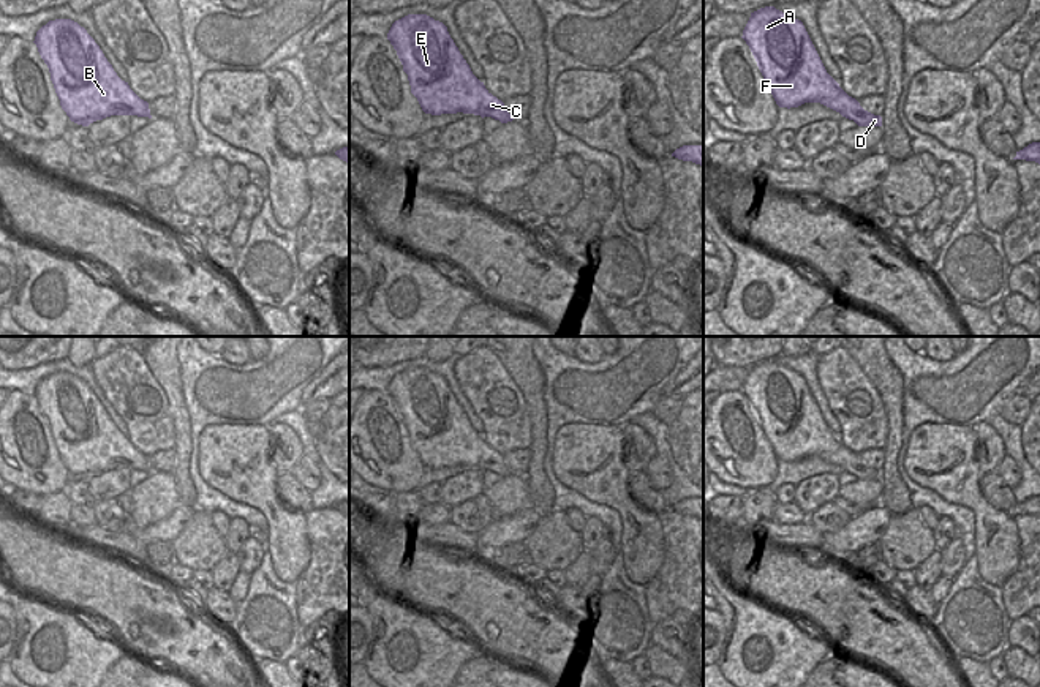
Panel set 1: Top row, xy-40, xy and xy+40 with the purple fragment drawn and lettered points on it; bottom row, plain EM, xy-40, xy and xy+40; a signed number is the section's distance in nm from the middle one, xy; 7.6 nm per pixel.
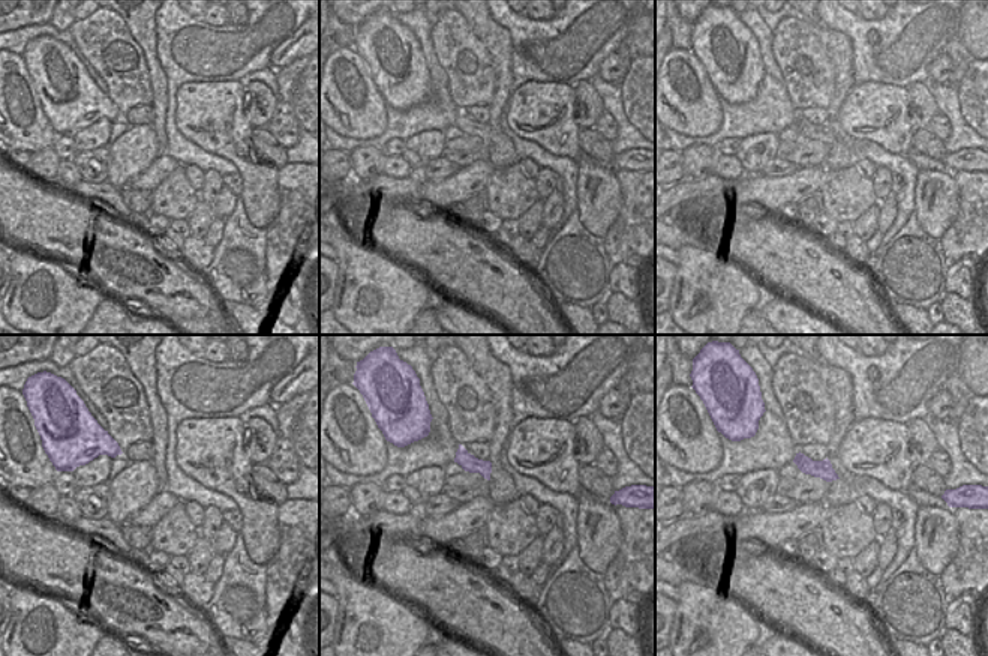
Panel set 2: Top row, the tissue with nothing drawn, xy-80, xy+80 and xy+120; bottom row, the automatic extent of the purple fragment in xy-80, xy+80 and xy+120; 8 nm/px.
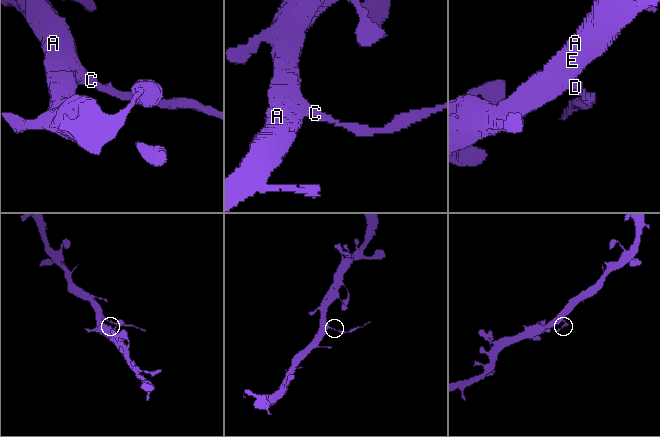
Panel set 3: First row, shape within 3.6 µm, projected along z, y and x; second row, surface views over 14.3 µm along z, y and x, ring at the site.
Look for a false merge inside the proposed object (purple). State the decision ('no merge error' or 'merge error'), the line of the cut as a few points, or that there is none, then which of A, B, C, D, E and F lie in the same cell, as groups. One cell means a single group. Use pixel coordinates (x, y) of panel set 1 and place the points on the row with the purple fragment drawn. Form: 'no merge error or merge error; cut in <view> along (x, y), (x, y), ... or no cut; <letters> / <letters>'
merge error; cut in xy+40 along (863, 109), (854, 120); A B C E F / D

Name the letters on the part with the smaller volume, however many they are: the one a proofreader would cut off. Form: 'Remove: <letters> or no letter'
Remove: D

